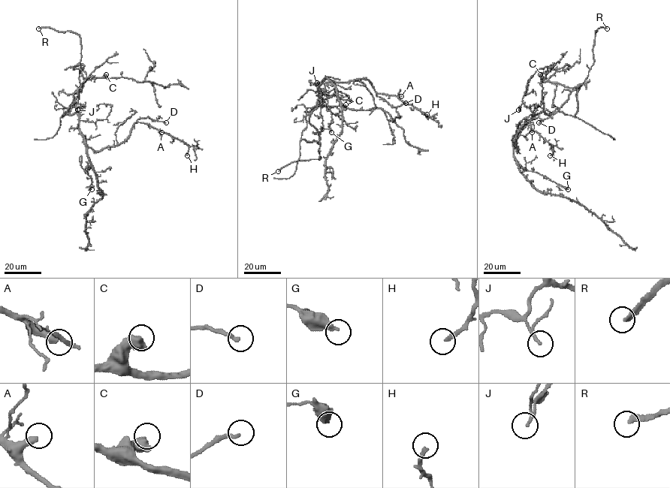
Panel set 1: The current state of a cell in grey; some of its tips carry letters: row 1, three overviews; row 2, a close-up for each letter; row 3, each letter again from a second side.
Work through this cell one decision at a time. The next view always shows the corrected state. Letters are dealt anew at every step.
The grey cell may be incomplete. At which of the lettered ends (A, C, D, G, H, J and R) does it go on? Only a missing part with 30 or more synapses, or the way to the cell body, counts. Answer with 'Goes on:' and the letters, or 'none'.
Goes on: A, D, R

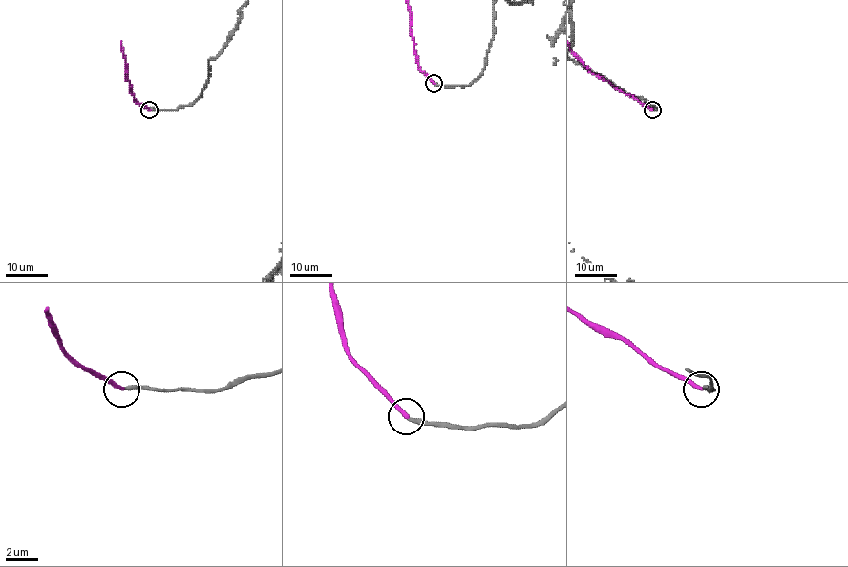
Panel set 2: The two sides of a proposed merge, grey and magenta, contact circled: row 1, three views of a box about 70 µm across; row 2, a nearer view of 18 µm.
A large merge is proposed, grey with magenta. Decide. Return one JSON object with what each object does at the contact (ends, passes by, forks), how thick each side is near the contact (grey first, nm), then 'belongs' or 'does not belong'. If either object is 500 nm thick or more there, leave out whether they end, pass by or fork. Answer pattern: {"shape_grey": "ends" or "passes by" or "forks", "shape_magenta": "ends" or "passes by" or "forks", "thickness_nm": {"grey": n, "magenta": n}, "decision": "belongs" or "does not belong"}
{"shape_grey": "ends", "shape_magenta": "ends", "thickness_nm": {"grey": 240, "magenta": 280}, "decision": "belongs"}

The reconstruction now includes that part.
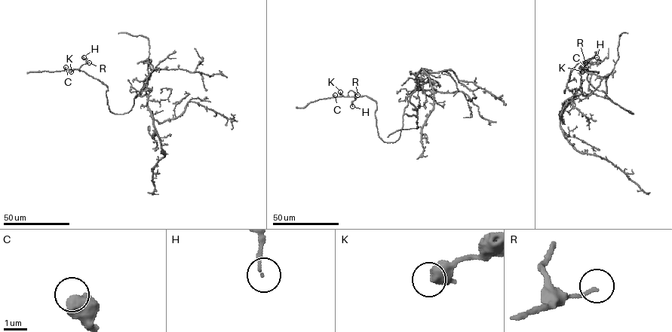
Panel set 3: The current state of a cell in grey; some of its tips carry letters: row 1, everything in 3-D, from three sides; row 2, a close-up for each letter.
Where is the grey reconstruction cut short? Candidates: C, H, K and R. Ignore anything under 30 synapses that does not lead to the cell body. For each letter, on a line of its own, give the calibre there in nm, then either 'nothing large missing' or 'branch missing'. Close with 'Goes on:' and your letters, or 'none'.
C: 650 nm | nothing large missing
H: 90 nm | nothing large missing
K: 600 nm | nothing large missing
R: 140 nm | nothing large missing
Goes on: none

